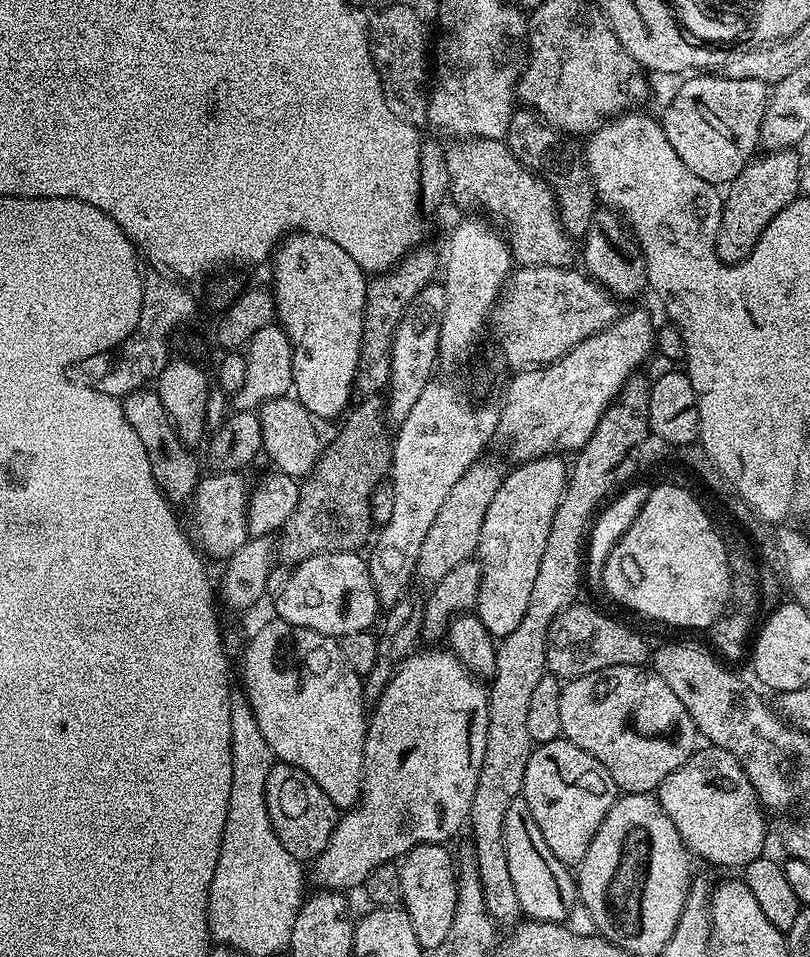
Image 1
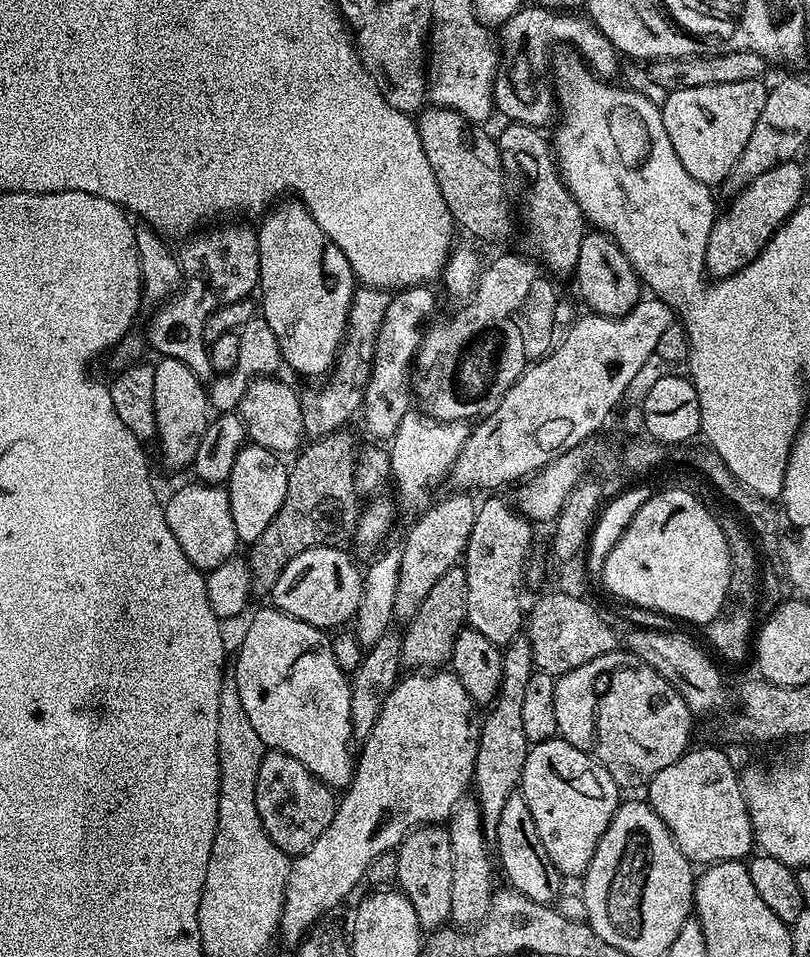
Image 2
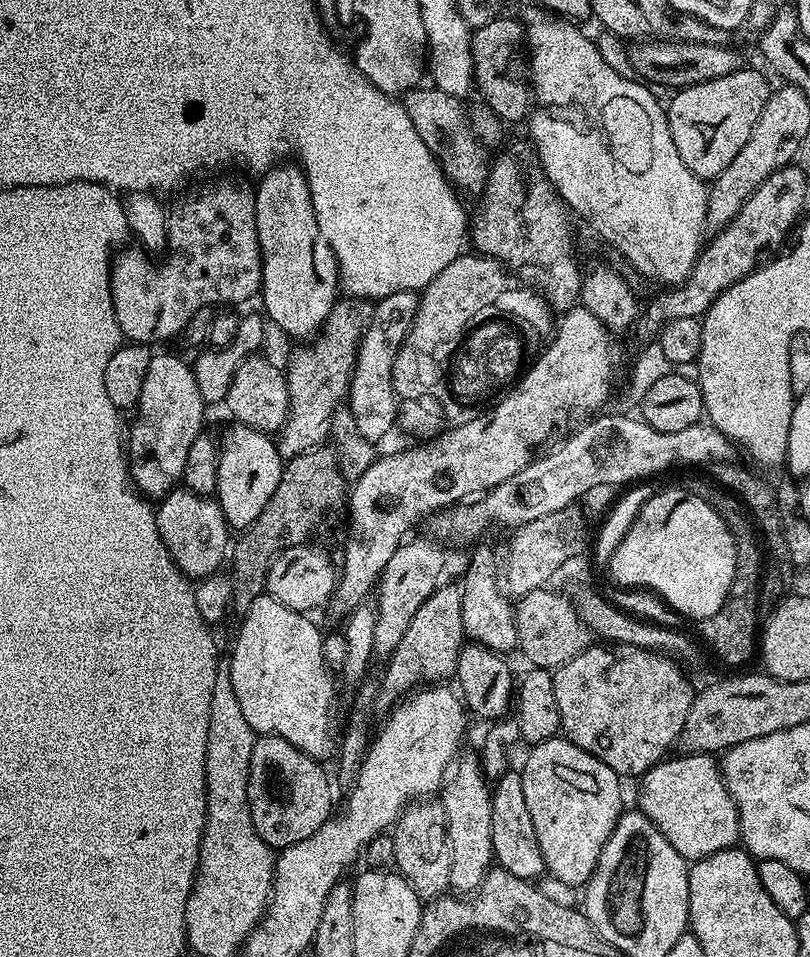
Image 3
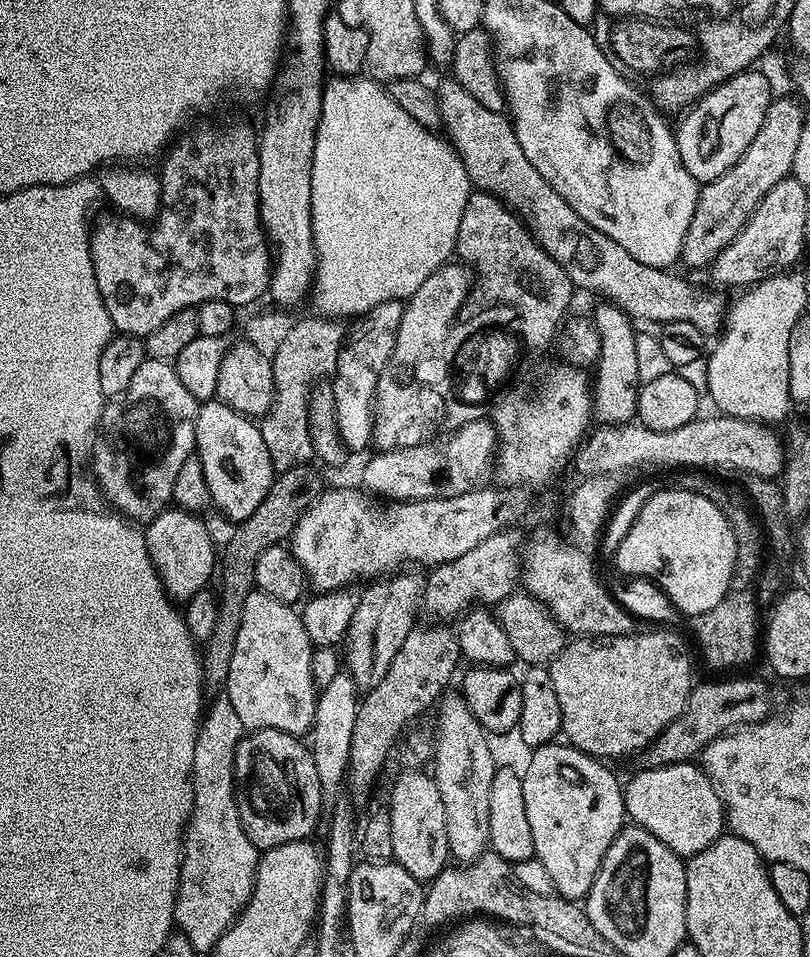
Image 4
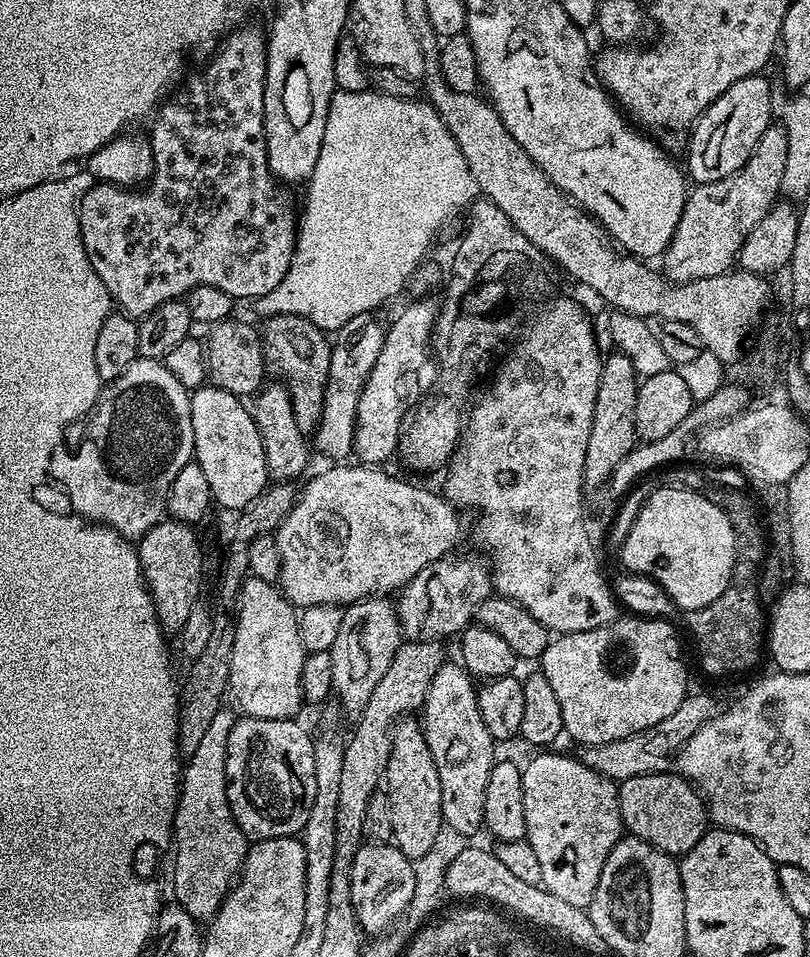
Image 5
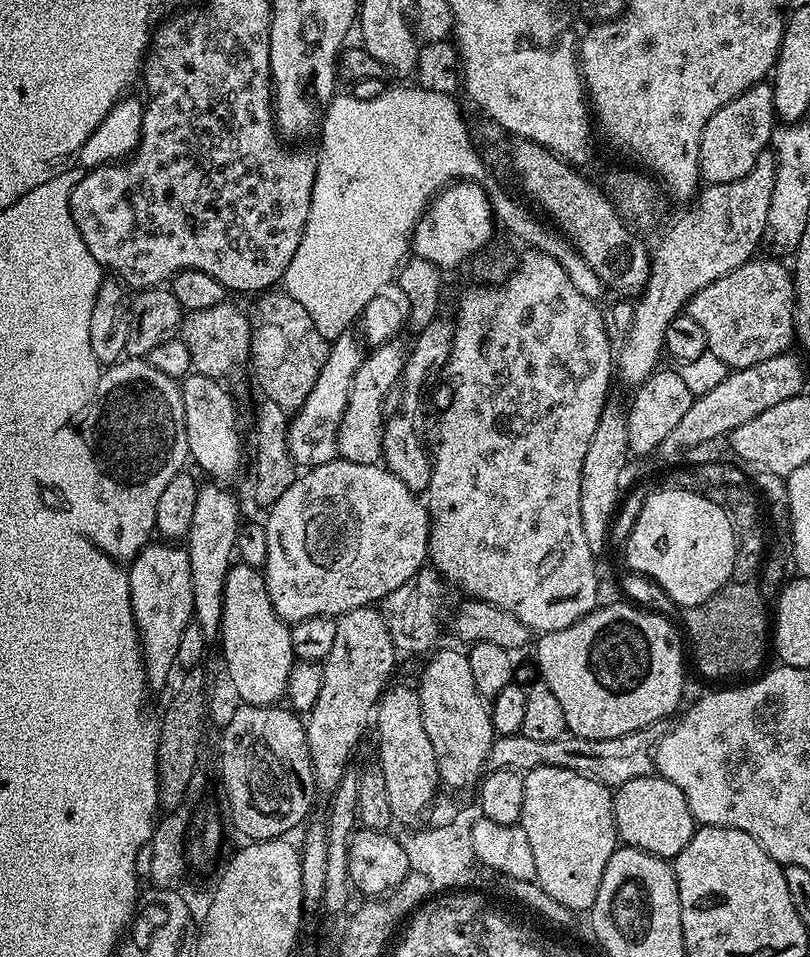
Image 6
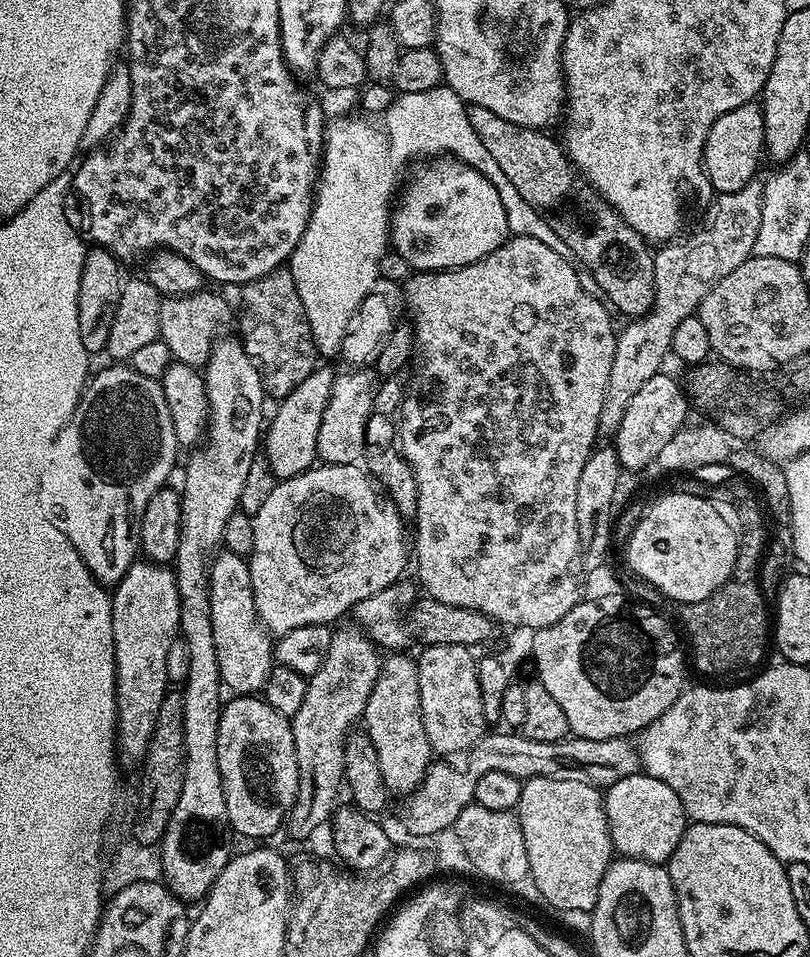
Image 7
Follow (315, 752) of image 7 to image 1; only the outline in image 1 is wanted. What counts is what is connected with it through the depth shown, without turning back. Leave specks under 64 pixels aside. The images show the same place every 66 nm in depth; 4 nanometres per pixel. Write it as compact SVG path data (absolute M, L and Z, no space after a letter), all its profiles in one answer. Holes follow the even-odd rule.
M481 458L472 464L454 482L450 494L446 494L446 502L438 506L438 514L434 517L434 524L426 530L418 560L415 575L427 582L435 582L443 578L458 562L466 562L476 556L478 534L482 534L482 522L486 516L486 506L490 506L498 486L504 481L505 473L492 460Z

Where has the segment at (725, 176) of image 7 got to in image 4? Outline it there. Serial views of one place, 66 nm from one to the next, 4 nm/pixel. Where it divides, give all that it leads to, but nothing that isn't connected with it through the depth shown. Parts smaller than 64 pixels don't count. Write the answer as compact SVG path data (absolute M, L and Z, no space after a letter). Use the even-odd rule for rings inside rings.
M759 70L739 72L708 91L679 117L680 125L674 128L684 169L698 182L714 180L725 174L754 141L773 99L770 84Z

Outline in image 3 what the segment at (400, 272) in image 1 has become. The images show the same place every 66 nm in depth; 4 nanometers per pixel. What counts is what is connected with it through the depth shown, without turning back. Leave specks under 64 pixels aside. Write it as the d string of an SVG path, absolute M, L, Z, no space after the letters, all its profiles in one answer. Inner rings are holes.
M358 296L337 299L319 330L318 339L315 341L317 344L313 348L296 346L289 354L288 368L286 367L288 421L280 429L275 441L282 457L306 454L312 448L321 447L329 437L333 417L337 415L339 404L345 403L348 395L358 346L372 320L373 307L373 301L361 300Z

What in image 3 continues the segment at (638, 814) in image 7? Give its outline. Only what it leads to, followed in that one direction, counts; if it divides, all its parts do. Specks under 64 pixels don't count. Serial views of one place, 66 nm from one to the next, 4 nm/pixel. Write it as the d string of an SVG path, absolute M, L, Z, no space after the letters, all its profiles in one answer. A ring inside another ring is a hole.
M680 754L677 760L673 758L665 758L660 763L655 764L653 768L639 777L640 784L640 804L639 811L646 814L646 818L650 818L650 822L654 822L654 826L658 826L658 830L666 838L666 842L670 842L670 846L674 846L674 850L678 850L678 854L682 854L682 858L689 862L695 862L706 858L710 854L714 854L723 848L731 848L740 840L740 811L737 810L736 804L732 801L732 795L728 793L728 788L724 784L724 778L720 771L720 765L711 755L708 754Z

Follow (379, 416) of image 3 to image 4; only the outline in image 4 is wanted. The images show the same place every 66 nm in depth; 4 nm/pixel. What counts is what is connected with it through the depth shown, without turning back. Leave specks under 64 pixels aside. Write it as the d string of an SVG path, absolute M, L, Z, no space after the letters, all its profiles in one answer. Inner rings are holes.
M401 301L382 302L359 317L358 322L353 323L356 325L353 328L349 327L344 337L344 346L338 354L336 370L331 377L330 385L334 394L337 430L345 447L353 453L360 452L372 444L372 422L378 378L382 374L384 363L392 357L403 313L404 304Z

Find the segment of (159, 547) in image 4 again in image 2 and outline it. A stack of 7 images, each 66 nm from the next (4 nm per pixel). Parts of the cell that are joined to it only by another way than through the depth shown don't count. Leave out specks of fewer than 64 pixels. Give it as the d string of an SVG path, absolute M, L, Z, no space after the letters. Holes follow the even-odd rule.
M191 483L182 485L169 500L163 501L166 526L170 526L174 538L178 538L178 546L182 546L182 554L190 558L193 566L211 570L237 555L238 539L231 518L228 489L218 484Z

